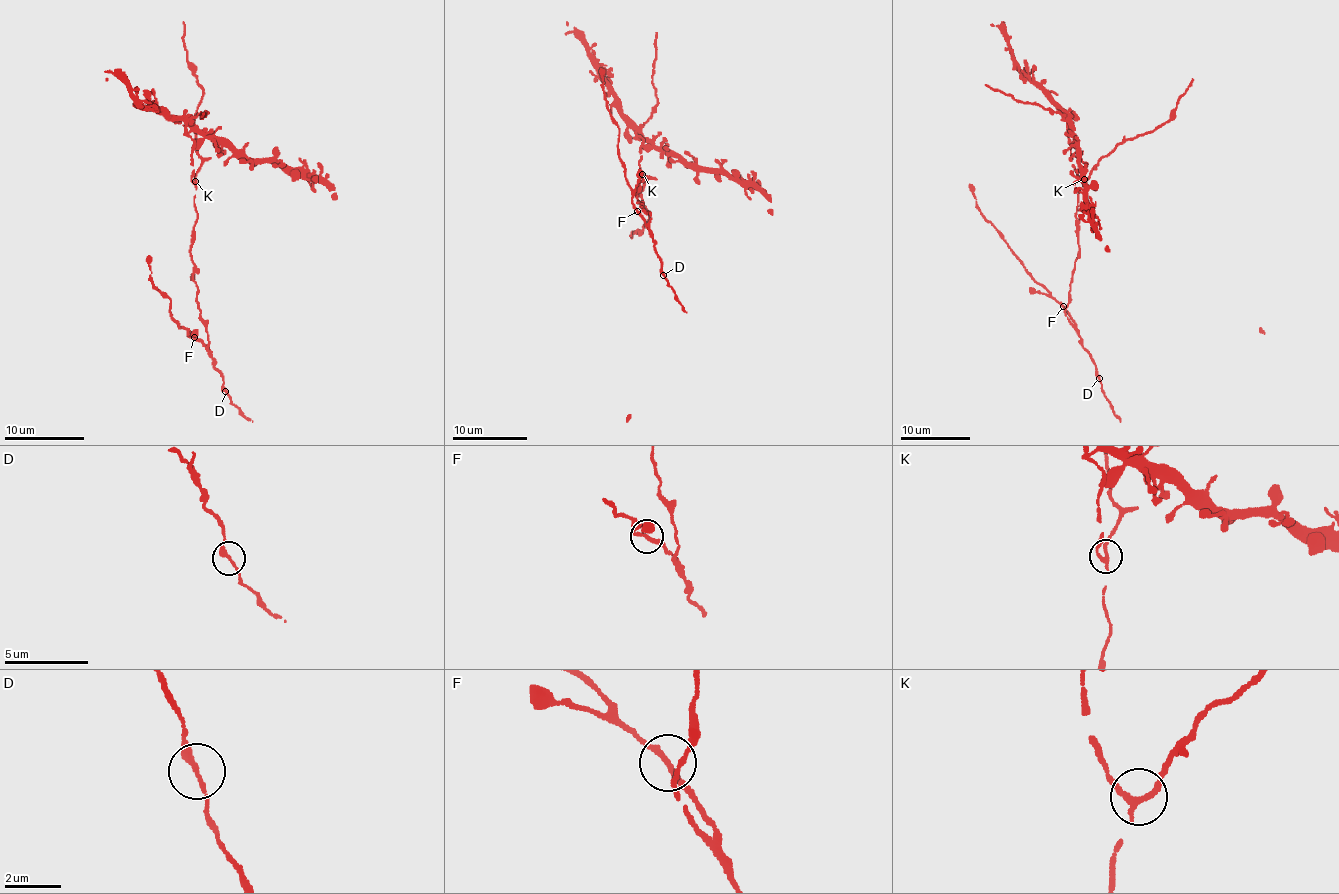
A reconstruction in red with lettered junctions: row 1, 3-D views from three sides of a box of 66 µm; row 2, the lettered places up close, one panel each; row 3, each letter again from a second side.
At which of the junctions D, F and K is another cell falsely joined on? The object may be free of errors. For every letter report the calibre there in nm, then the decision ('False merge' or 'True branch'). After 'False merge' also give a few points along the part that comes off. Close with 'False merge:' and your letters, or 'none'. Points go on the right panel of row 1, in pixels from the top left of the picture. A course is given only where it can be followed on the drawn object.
D: Thickness 200 nm. True branch
F: Thickness 200 nm. True branch
K: Thickness 200 nm. False merge. Course of the part to remove: (1084, 179), (1120, 143), (1167, 122), (1178, 100), (1193, 79)
False merge: K

